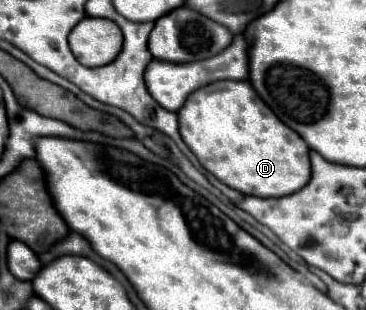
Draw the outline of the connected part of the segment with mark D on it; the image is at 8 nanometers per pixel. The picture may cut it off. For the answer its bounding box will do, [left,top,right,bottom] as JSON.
[178,80,310,198]

